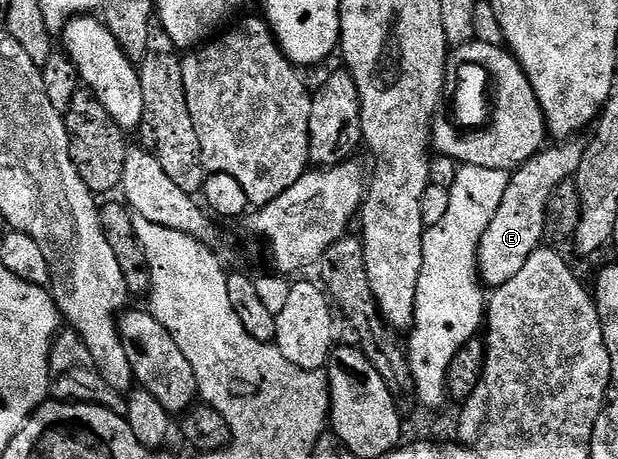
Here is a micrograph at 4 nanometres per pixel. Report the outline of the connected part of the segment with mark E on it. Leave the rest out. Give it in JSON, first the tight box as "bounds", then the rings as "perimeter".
{"bounds":[480,138,586,290],"perimeter":[[[572,138],[557,143],[560,144],[557,148],[545,147],[509,175],[506,194],[502,194],[502,206],[498,206],[490,226],[486,226],[486,234],[482,234],[480,243],[480,279],[489,289],[495,290],[510,282],[510,278],[526,266],[526,258],[545,243],[544,227],[552,195],[558,186],[575,177],[584,160],[586,148],[578,141]]]}

